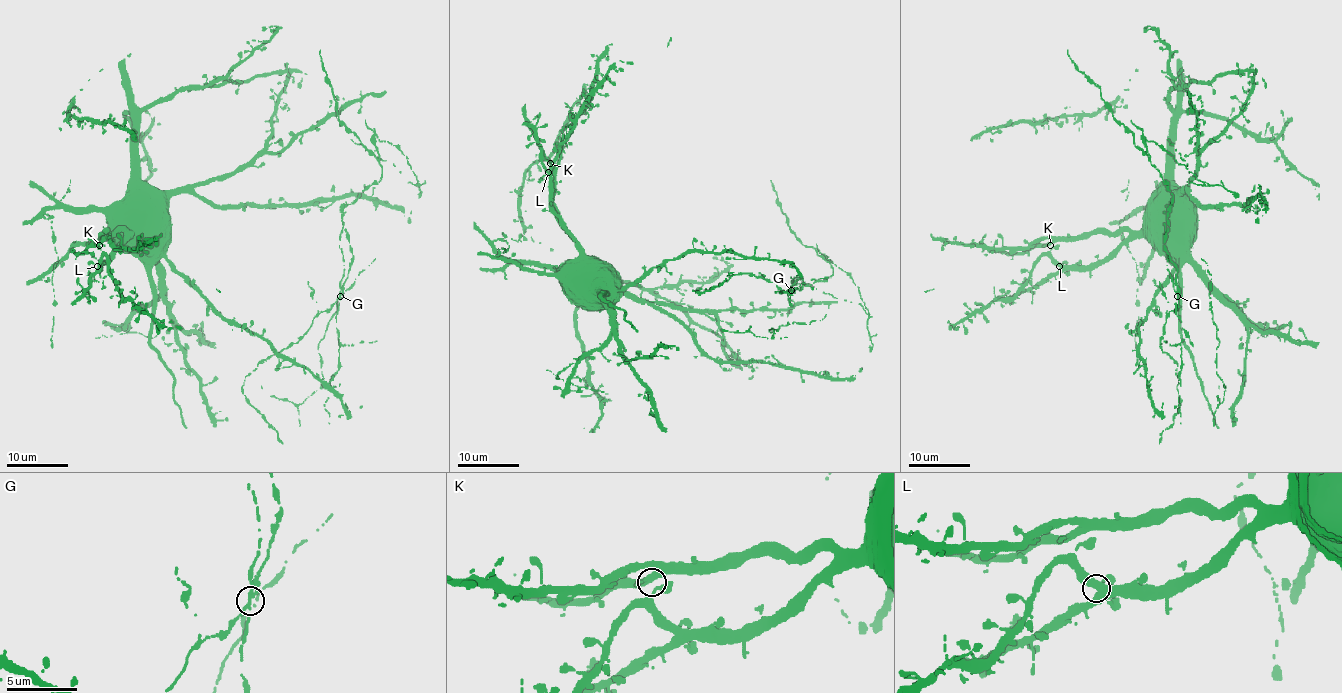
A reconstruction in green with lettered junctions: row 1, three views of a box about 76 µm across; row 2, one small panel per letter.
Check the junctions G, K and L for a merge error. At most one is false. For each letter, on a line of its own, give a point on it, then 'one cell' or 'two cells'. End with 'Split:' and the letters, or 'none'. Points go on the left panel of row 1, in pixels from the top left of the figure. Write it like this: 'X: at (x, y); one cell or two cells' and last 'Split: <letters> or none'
G: at (340, 296); two cells
K: at (99, 245); one cell
L: at (97, 266); one cell
Split: G

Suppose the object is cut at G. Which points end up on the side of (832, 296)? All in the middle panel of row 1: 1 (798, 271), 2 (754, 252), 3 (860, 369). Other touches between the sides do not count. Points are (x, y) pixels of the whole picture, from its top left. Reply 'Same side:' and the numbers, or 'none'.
Same side: none

